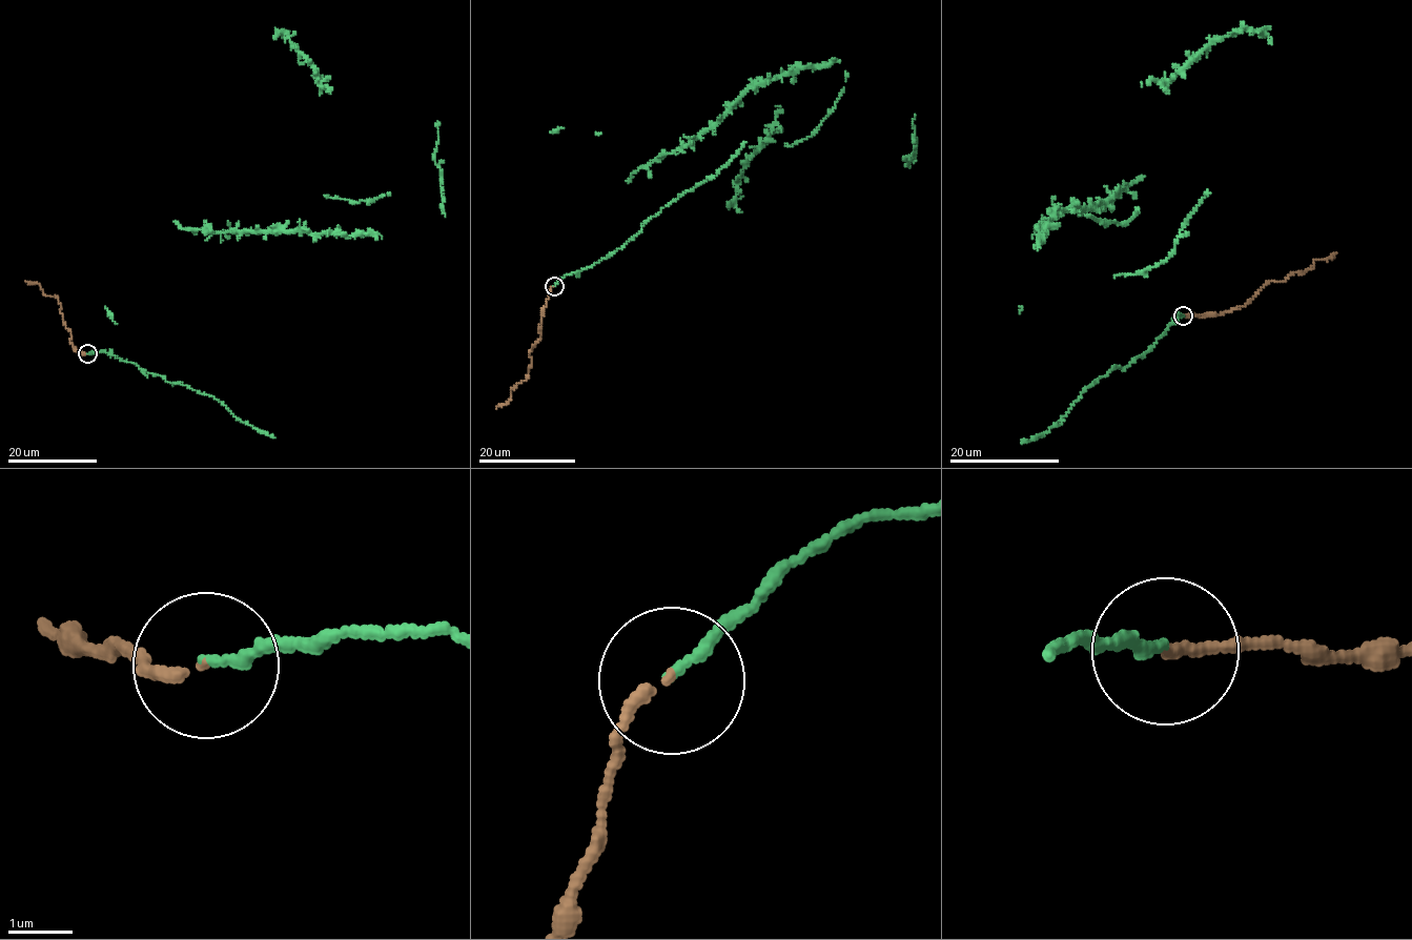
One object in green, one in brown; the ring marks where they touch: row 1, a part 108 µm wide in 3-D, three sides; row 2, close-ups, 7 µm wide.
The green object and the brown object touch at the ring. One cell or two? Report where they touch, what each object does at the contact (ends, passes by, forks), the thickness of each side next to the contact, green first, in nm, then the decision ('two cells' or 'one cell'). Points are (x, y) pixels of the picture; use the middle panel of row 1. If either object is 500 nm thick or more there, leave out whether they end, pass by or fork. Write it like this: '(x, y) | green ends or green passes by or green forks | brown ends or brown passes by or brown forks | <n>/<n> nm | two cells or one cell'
(554, 286) | green ends | brown ends | 170/160 nm | one cell

